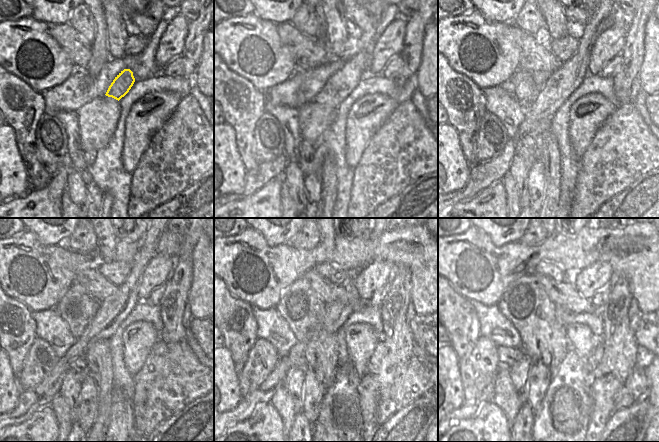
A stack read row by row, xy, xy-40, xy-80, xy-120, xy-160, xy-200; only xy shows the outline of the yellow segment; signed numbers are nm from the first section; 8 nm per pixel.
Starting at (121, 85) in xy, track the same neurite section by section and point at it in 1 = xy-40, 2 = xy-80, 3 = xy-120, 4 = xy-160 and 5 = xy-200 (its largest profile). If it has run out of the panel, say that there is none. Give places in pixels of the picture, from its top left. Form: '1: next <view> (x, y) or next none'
1: next xy-40 (340, 84)
2: next xy-80 (561, 83)
3: next xy-120 (112, 310)
4: next xy-160 (263, 394)
5: next xy-200 (467, 410)

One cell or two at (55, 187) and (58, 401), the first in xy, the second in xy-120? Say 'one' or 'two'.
two

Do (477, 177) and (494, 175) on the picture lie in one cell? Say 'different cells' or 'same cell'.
same cell

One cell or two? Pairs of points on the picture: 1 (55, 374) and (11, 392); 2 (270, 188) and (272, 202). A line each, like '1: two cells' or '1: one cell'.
1: two cells
2: one cell

